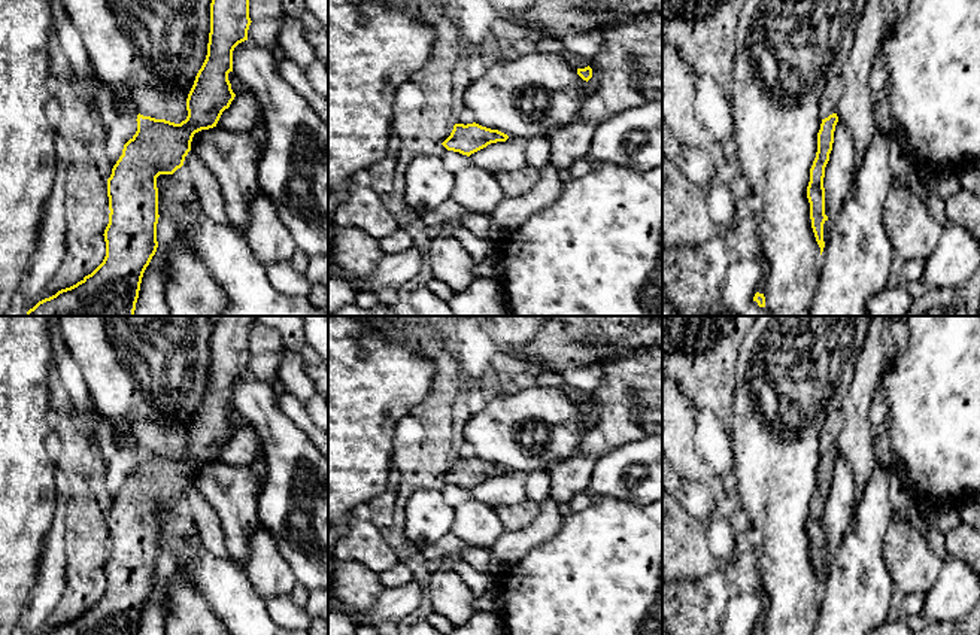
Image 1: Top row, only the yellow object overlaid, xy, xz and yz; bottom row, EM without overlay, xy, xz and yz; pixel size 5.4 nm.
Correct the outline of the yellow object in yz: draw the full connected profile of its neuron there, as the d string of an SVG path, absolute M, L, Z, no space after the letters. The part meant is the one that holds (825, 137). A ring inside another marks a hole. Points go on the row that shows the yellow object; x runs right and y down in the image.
M837 113L829 115L822 119L820 130L817 133L817 152L810 168L810 182L807 186L807 198L810 203L810 219L816 241L820 247L820 255L825 247L823 241L823 224L828 221L825 215L825 167L829 161L829 154L834 143L834 131L838 122Z

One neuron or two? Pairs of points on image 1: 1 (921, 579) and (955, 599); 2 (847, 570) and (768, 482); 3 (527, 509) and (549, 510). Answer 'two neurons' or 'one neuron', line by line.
1: two neurons
2: two neurons
3: two neurons

